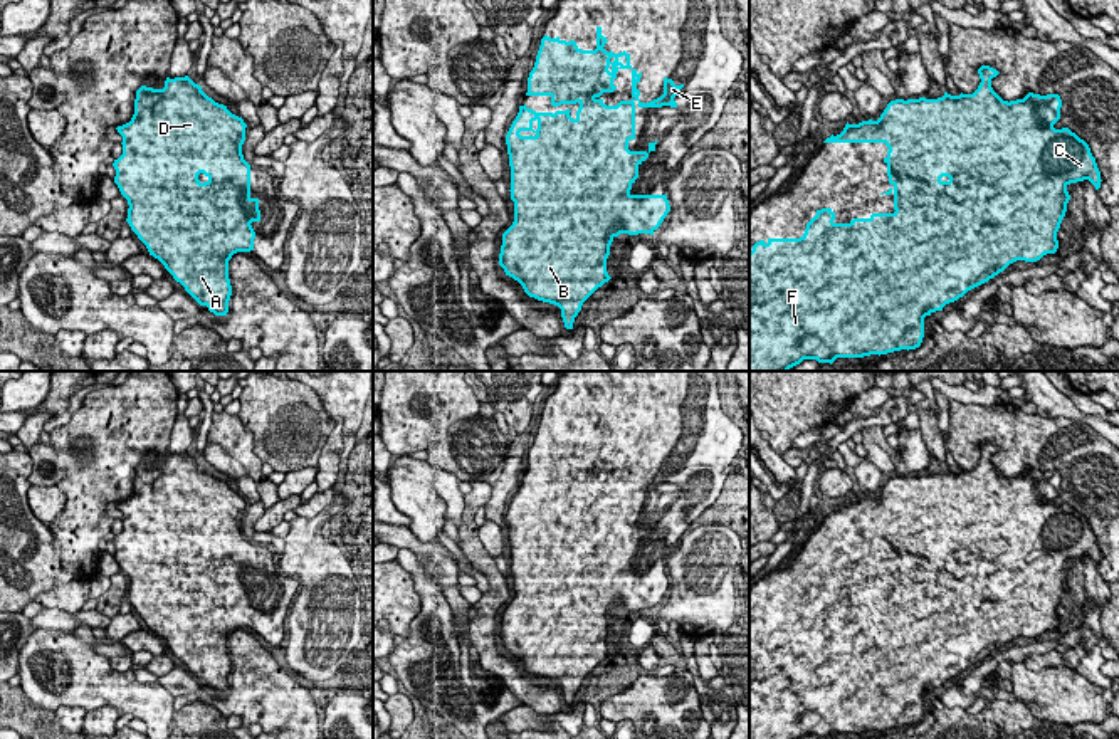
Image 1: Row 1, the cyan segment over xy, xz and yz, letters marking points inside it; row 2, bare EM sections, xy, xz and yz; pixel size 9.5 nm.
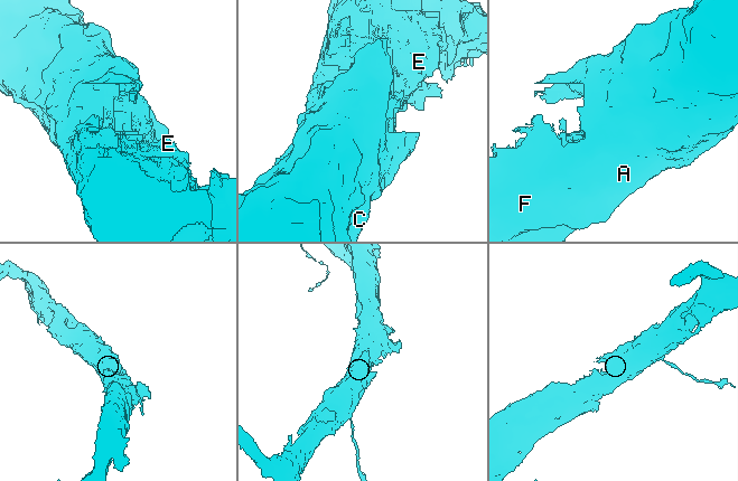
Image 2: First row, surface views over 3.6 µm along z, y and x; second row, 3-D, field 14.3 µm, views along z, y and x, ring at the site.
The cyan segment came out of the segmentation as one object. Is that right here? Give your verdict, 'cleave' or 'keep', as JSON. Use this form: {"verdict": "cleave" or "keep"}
{"verdict": "keep"}

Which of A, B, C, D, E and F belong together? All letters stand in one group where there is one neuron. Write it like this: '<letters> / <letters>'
A B C D E F

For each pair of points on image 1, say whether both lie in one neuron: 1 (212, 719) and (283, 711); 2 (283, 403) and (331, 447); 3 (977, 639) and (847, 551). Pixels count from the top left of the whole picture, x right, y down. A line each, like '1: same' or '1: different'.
1: different
2: different
3: same

